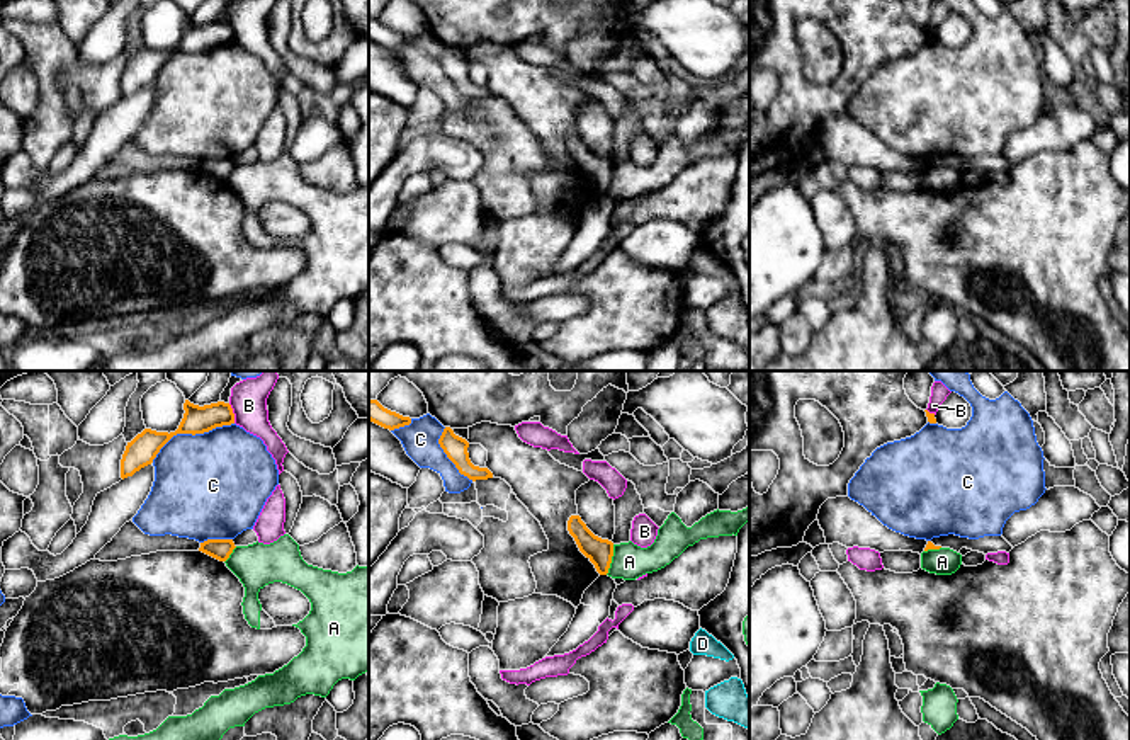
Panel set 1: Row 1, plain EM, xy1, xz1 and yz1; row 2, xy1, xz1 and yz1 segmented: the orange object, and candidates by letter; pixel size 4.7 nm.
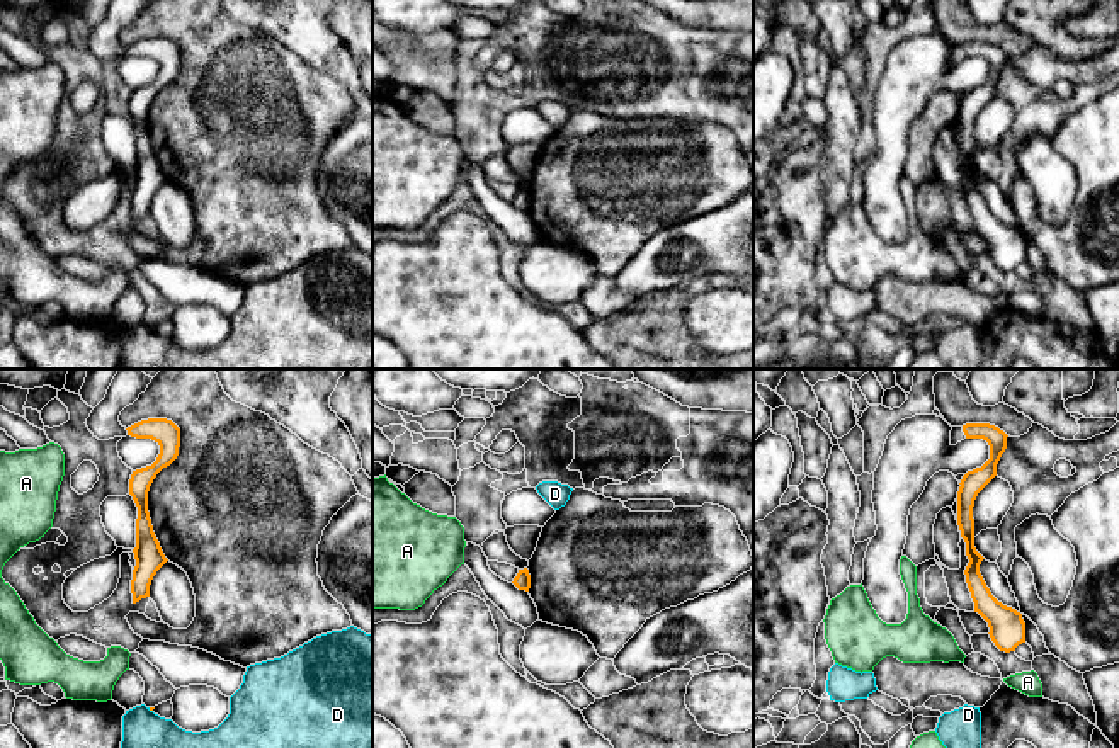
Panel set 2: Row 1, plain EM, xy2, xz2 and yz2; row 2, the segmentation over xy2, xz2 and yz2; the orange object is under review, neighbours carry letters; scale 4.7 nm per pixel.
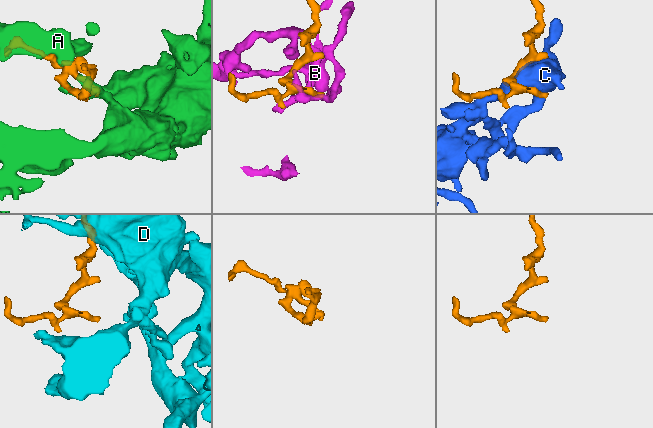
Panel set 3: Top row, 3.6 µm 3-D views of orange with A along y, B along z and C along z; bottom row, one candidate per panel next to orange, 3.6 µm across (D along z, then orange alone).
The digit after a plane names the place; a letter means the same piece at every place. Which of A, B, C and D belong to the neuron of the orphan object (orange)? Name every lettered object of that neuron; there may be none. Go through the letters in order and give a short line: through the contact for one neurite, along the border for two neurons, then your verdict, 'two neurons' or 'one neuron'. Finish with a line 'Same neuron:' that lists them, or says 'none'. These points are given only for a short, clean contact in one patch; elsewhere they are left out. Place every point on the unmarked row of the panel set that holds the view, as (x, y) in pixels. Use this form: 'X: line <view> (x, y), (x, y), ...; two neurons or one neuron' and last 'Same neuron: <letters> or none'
A: line xz1 (614, 164), (610, 186), (605, 193); two neurons
B: two neurons
C: two neurons
D: line xy2 (148, 327), (152, 330); two neurons
Same neuron: none

